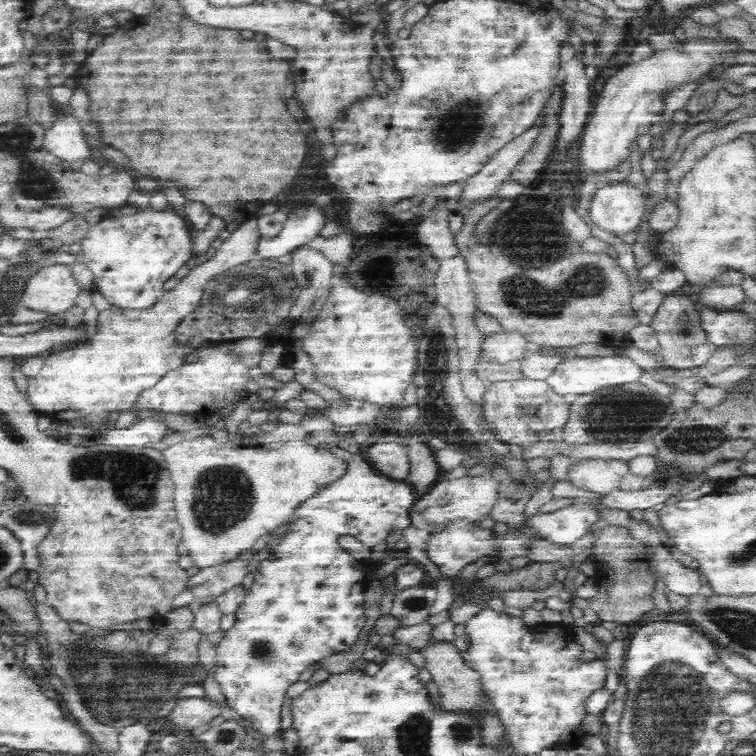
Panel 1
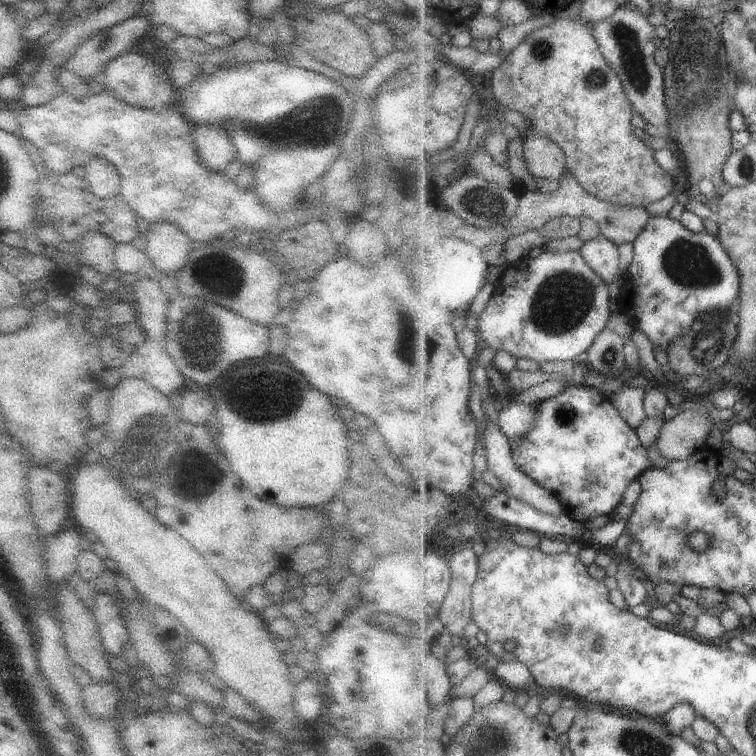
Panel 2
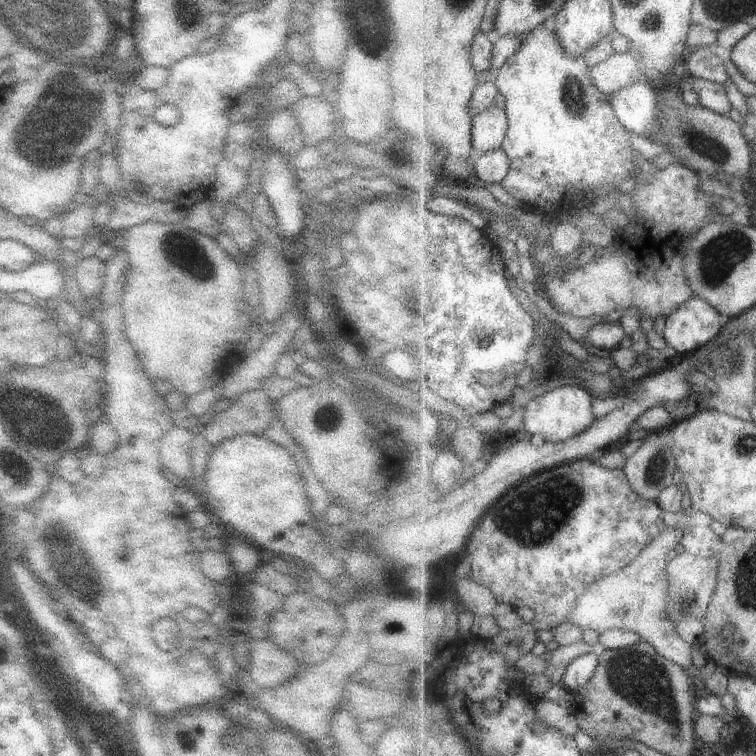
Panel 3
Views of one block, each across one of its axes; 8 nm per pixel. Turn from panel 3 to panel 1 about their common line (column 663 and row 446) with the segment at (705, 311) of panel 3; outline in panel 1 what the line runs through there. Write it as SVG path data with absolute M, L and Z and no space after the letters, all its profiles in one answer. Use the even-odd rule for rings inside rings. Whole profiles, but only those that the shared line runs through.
M332 444L325 448L346 462L344 476L304 501L288 519L288 526L282 526L285 535L271 550L269 557L260 562L253 574L254 582L246 590L247 596L235 612L235 625L225 632L217 645L214 678L226 696L227 706L234 708L259 734L267 737L280 735L280 712L290 685L298 681L300 674L312 664L349 649L364 626L367 570L363 562L340 547L338 538L350 534L372 549L384 542L392 530L404 530L410 526L410 508L418 498L410 483L392 482L380 475L363 453L350 453Z

